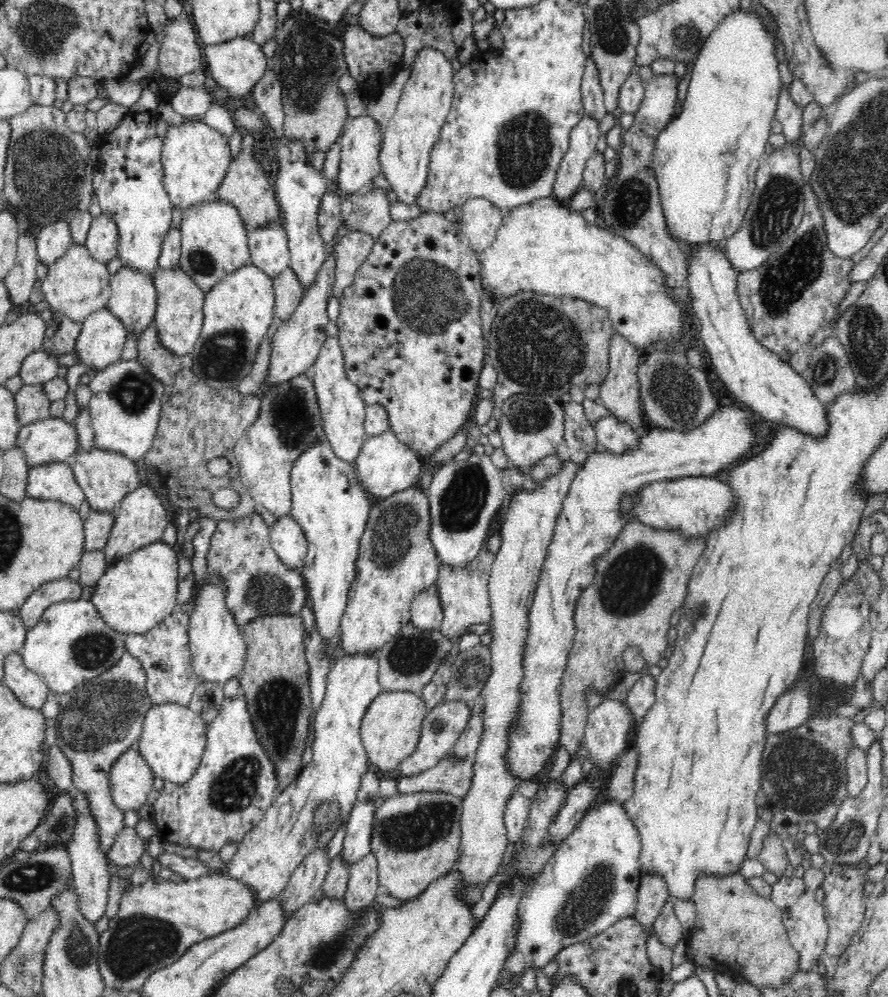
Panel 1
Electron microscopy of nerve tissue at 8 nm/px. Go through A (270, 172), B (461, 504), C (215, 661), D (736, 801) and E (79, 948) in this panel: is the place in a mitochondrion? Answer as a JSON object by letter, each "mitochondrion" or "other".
{"A":"other","B":"mitochondrion","C":"other","D":"other","E":"mitochondrion"}

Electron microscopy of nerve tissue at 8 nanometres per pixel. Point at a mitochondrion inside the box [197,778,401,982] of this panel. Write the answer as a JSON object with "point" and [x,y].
{"point":[323,957]}

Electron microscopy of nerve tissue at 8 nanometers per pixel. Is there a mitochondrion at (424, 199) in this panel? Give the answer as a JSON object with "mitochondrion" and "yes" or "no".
{"mitochondrion":"no"}

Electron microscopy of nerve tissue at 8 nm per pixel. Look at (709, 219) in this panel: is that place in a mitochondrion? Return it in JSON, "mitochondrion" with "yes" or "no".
{"mitochondrion":"no"}

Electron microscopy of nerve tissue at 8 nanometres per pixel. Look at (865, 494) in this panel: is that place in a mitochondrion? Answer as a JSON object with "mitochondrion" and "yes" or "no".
{"mitochondrion":"no"}

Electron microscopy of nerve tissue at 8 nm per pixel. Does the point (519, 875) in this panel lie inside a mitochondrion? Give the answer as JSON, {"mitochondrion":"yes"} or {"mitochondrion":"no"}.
{"mitochondrion":"no"}

